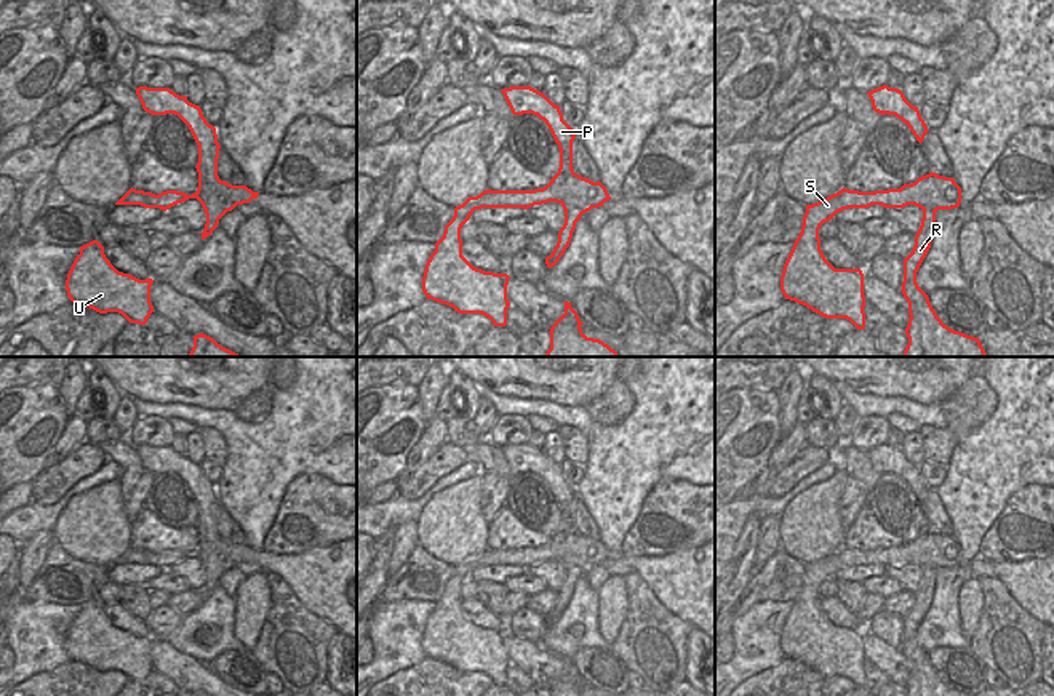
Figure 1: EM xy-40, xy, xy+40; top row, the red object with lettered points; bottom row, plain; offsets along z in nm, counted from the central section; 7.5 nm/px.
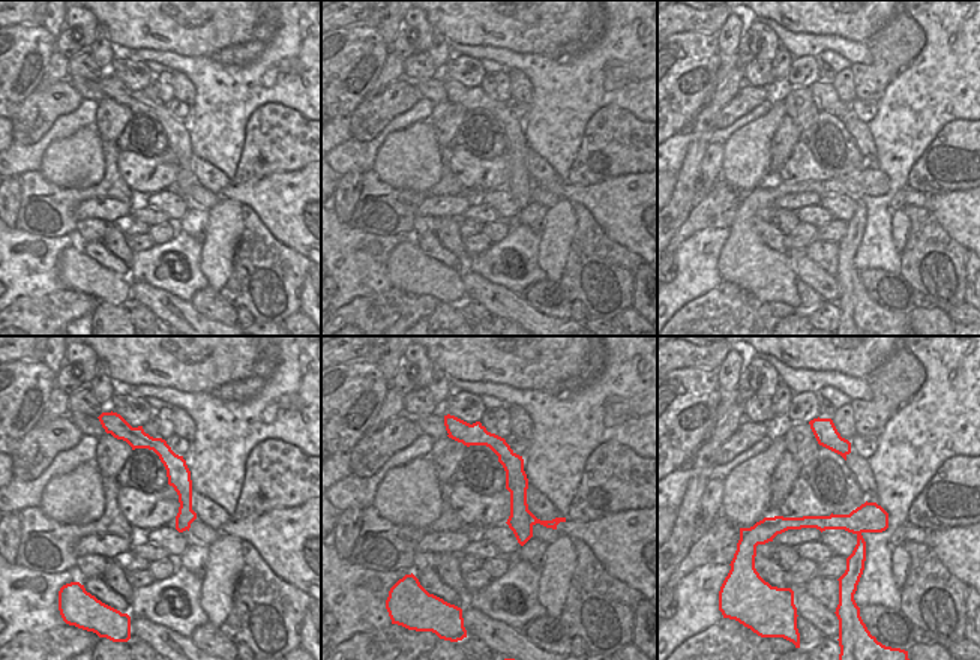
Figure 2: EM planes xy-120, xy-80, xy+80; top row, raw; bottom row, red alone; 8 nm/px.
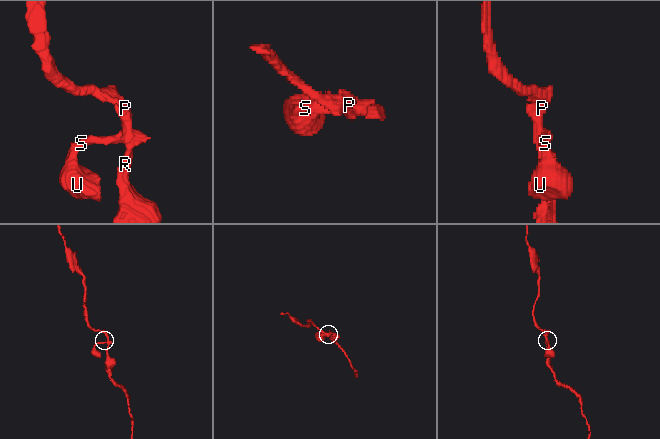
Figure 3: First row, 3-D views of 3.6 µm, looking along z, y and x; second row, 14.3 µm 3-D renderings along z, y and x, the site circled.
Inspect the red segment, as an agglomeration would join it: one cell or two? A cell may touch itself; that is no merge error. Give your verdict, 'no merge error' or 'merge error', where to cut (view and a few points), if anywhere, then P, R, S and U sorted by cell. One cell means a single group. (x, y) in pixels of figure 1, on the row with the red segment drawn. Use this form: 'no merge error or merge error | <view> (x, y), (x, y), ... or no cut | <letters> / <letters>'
merge error | xy-40 (219, 181), (218, 197), (235, 205) | P R / S U

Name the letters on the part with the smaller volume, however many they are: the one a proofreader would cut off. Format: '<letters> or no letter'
S, U

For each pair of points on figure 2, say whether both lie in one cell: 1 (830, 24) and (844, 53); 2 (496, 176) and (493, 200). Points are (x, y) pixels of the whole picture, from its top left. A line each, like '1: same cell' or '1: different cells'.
1: different cells
2: different cells

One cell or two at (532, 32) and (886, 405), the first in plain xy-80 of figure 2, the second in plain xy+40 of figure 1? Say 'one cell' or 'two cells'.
two cells

